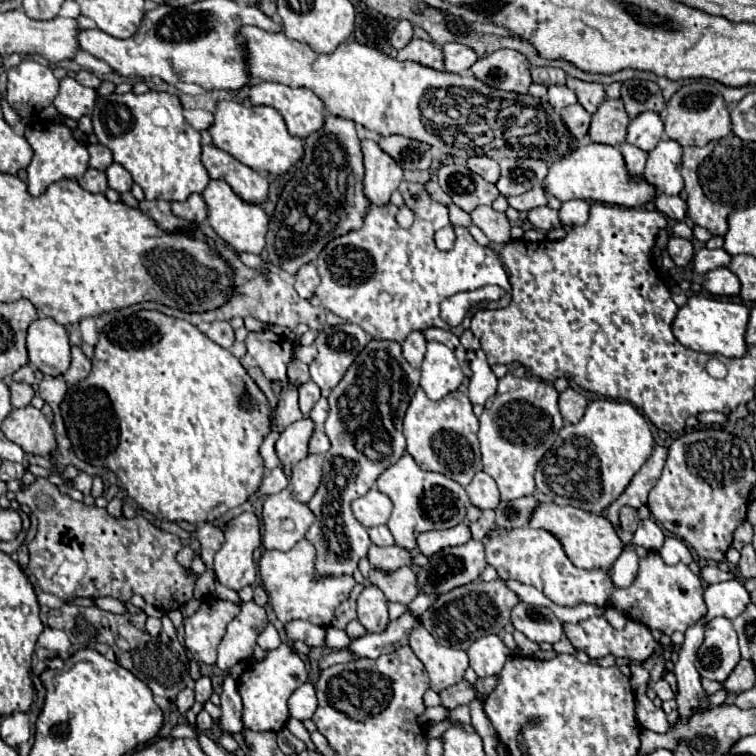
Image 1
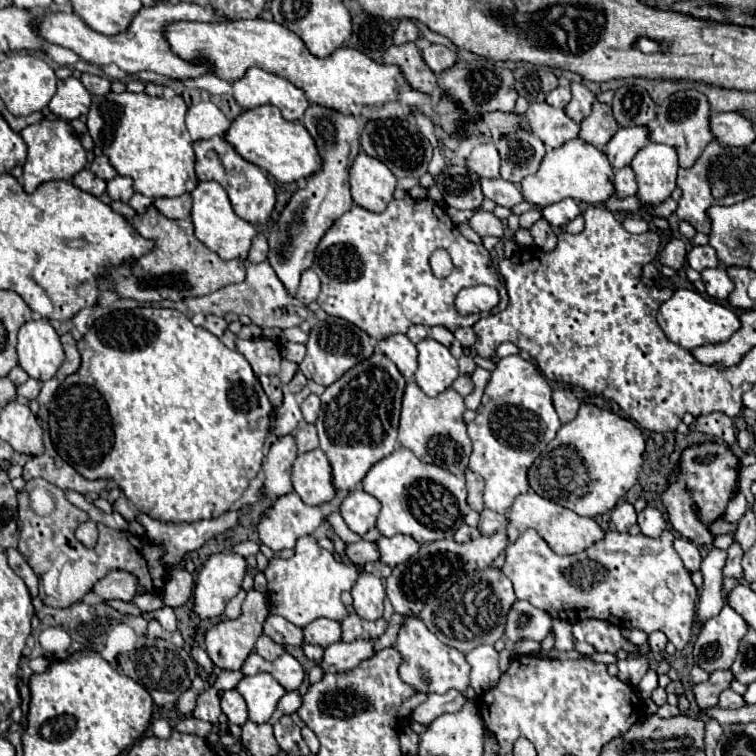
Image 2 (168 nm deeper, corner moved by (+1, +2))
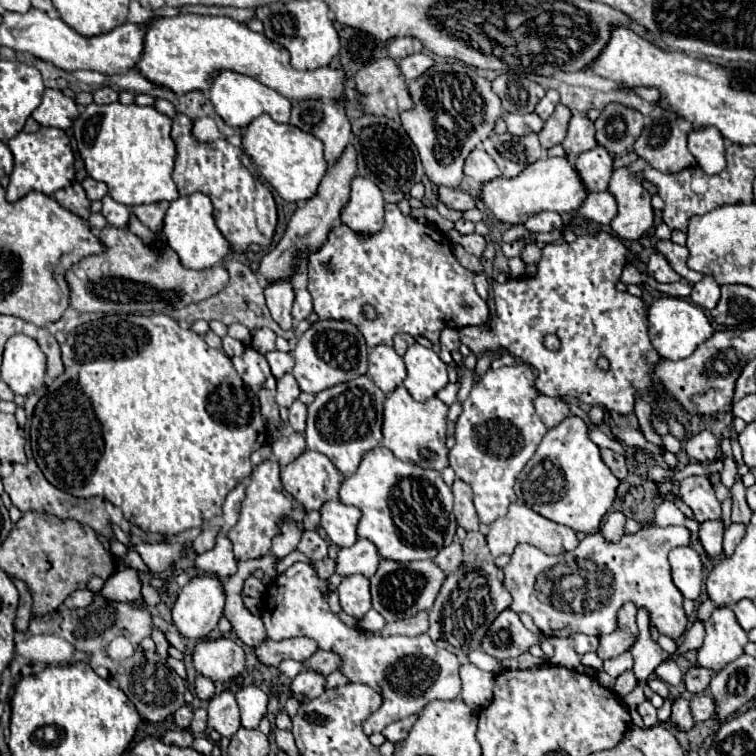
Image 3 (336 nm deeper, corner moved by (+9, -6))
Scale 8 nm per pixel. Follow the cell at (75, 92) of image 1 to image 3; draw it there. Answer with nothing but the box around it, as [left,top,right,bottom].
[32,88,78,130]

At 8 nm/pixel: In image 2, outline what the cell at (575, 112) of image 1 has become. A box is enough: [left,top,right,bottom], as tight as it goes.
[524,102,580,148]

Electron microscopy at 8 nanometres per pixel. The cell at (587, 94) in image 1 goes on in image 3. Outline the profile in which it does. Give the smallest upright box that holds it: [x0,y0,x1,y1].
[540,104,570,150]

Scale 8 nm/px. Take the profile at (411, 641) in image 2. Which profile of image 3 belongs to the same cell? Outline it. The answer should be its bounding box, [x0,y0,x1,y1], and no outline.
[260,562,460,736]

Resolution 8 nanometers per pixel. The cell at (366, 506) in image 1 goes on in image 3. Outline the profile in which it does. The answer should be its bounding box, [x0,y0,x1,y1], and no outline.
[320,502,360,548]

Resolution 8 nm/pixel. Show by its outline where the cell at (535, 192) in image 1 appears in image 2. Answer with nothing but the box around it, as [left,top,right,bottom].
[480,178,524,208]

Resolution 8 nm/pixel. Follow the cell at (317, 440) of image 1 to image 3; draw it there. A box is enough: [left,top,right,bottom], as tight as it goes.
[272,432,306,468]

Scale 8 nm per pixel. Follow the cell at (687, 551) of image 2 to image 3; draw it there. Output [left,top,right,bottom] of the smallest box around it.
[670,548,704,600]

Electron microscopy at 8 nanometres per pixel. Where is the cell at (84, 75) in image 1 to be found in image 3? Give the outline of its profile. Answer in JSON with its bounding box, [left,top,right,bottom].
[94,88,118,104]

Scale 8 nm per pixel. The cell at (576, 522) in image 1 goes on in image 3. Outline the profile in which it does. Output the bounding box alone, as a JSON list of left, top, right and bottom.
[486,504,578,558]

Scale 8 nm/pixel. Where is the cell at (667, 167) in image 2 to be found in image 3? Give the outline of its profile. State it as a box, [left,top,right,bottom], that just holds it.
[608,168,654,240]

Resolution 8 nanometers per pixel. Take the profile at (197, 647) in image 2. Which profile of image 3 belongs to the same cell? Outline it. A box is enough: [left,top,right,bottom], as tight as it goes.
[196,674,214,700]

